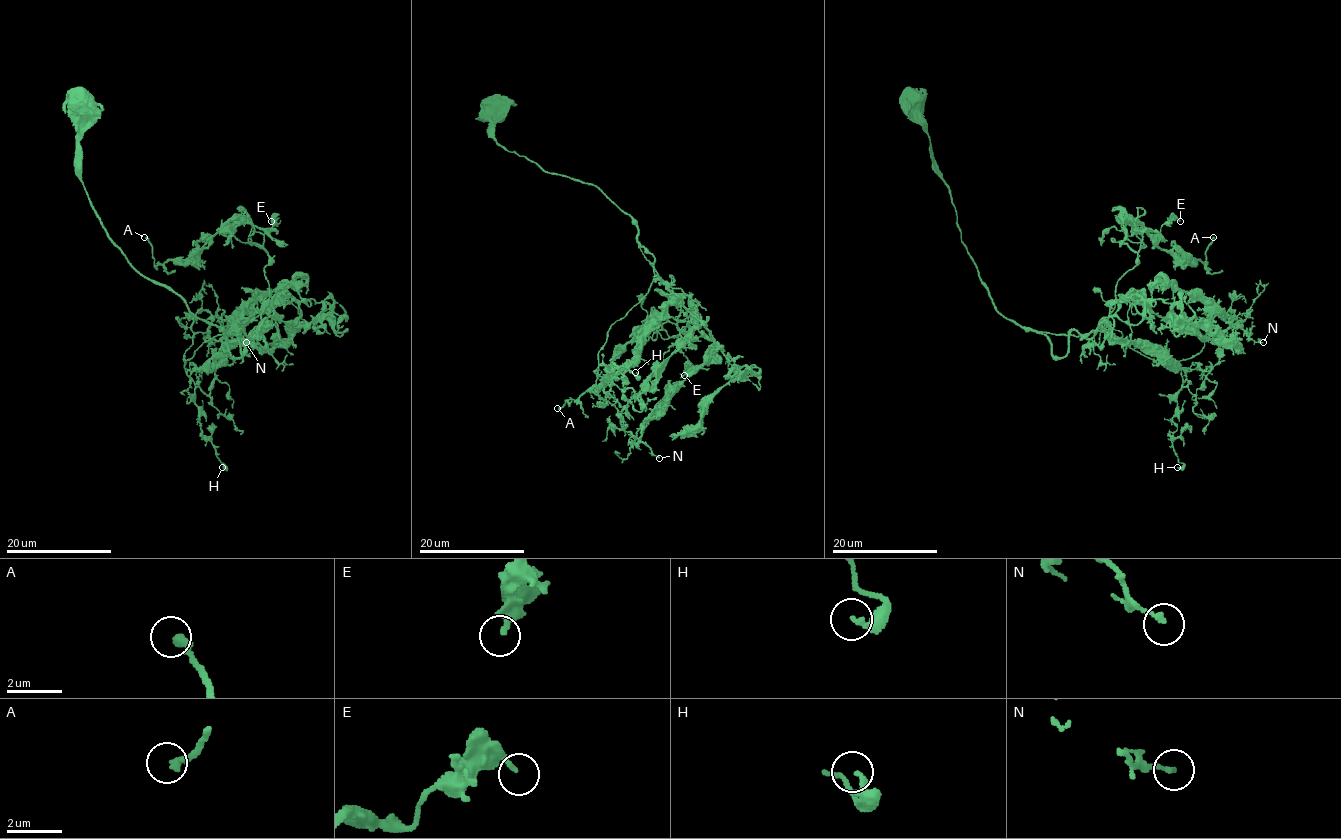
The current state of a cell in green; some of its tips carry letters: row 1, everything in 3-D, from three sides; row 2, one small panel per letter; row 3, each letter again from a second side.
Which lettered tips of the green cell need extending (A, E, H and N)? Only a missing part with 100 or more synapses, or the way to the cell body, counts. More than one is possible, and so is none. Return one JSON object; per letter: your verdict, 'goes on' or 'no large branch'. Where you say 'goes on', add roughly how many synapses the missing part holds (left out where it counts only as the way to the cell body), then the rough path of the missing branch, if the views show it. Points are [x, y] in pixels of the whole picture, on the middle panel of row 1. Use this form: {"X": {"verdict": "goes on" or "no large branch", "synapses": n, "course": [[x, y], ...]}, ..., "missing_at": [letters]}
{"A": {"verdict": "no large branch"}, "E": {"verdict": "no large branch"}, "H": {"verdict": "no large branch"}, "N": {"verdict": "no large branch"}, "missing_at": []}

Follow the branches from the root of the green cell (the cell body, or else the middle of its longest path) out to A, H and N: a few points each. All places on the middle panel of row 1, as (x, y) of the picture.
A: (496, 105), (505, 150), (593, 184), (632, 220), (683, 310), (676, 337), (635, 335), (600, 384), (557, 408)
H: (496, 105), (493, 137), (505, 150), (593, 184), (632, 220), (654, 280), (607, 331), (597, 374), (635, 372)
N: (496, 105), (505, 150), (593, 184), (638, 230), (654, 280), (607, 331), (596, 385), (659, 458)

